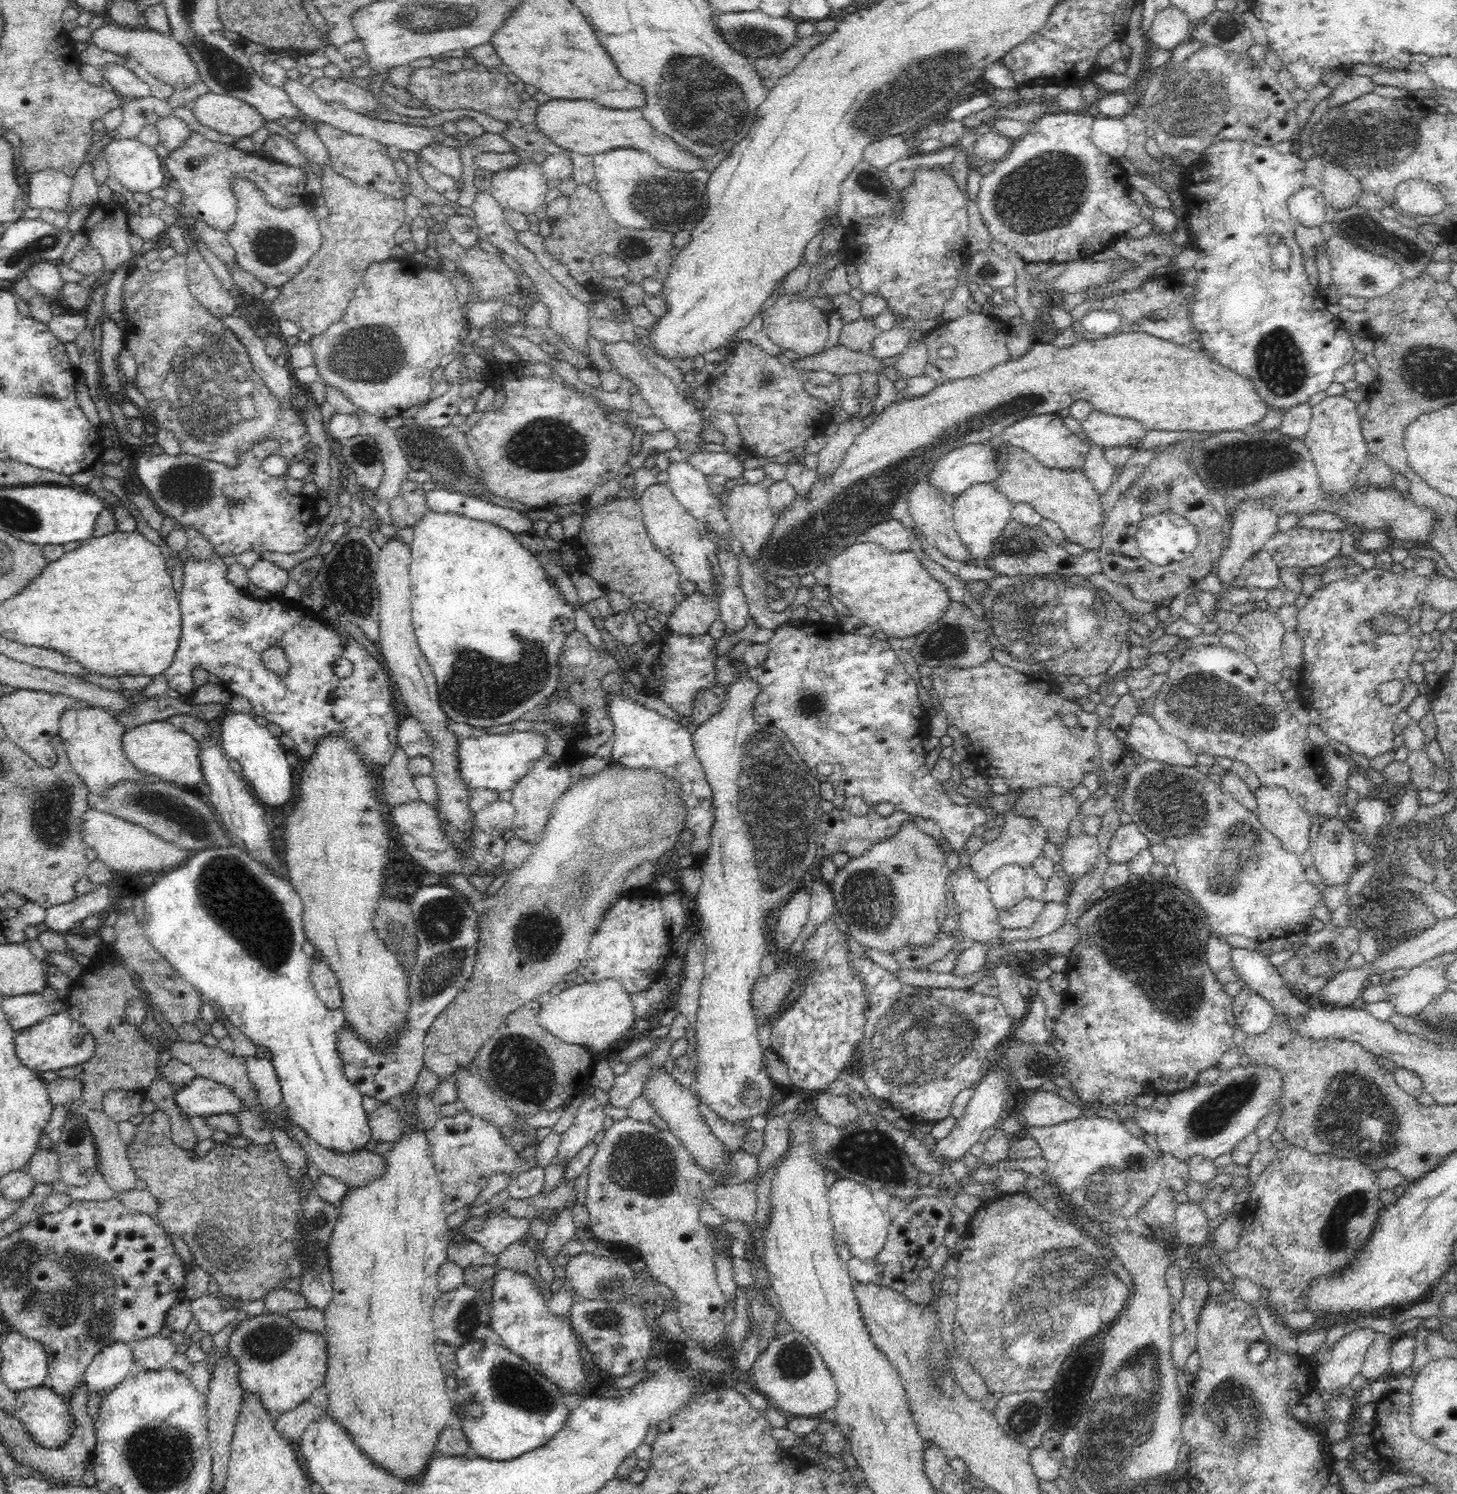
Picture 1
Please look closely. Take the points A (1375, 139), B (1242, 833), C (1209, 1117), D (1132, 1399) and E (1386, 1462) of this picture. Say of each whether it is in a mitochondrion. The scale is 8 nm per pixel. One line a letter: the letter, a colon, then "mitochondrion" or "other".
A: mitochondrion
B: mitochondrion
C: mitochondrion
D: mitochondrion
E: other

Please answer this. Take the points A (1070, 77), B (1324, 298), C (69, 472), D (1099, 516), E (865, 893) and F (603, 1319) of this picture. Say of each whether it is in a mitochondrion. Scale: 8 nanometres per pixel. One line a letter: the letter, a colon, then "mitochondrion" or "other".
A: other
B: other
C: other
D: other
E: mitochondrion
F: mitochondrion

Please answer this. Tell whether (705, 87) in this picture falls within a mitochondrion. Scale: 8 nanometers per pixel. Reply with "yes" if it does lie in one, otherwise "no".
yes

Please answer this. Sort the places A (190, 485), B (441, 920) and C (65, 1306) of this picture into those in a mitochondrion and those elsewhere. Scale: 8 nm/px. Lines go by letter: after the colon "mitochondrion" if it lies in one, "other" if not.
A: mitochondrion
B: mitochondrion
C: mitochondrion

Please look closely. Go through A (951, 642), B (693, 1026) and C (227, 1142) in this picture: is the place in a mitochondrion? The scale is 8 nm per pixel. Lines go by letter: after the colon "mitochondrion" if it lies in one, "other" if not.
A: mitochondrion
B: other
C: other

